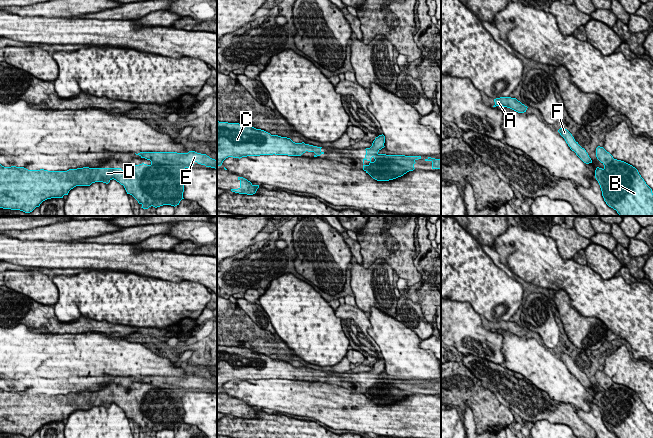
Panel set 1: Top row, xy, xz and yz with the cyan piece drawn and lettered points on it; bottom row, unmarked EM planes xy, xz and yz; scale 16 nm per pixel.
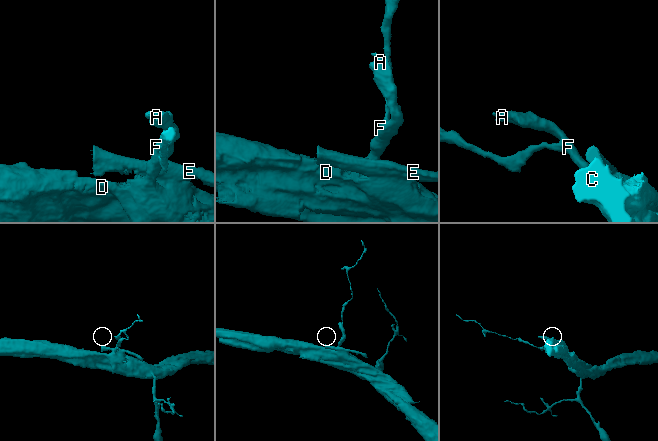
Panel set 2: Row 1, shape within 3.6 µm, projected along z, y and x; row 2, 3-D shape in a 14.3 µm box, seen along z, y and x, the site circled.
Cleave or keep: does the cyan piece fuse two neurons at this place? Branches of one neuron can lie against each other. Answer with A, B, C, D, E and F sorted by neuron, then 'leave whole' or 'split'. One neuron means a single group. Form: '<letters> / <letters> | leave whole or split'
A B C D F / E | split

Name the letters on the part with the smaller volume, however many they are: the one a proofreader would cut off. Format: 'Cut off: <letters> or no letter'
Cut off: E

